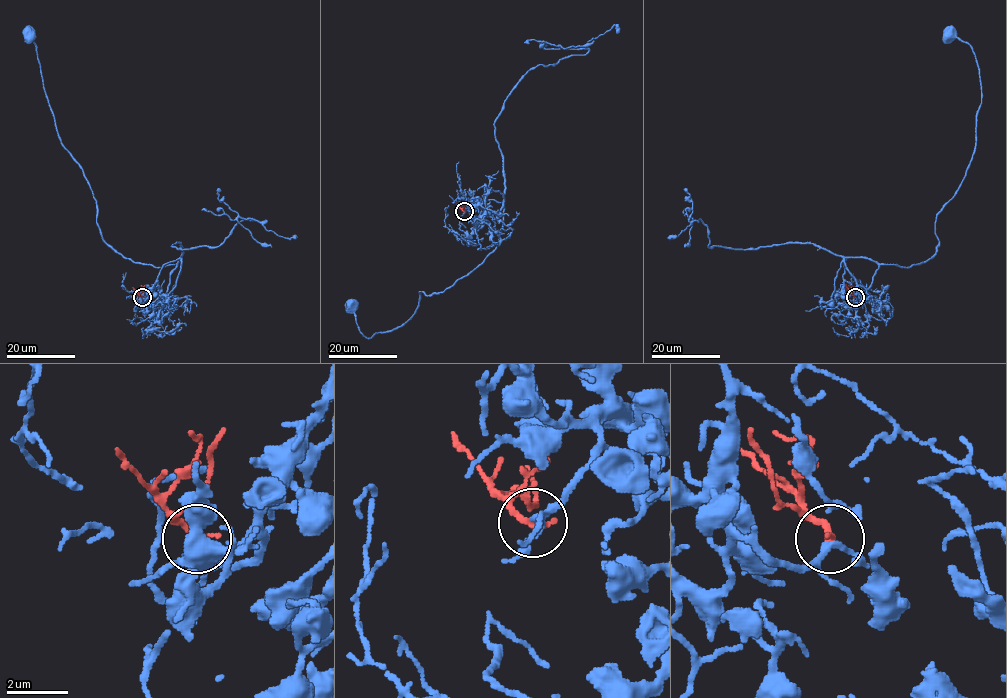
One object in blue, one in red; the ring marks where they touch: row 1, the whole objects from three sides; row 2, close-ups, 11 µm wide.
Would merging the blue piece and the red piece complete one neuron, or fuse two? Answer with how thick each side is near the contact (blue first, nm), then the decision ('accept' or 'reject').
180/260 nm | accept

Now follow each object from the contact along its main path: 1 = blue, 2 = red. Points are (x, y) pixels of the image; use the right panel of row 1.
1: (854, 297), (848, 257), (911, 267), (935, 253), (935, 217), (972, 158), (979, 70), (948, 37)
2: (855, 297), (852, 286), (848, 285)

